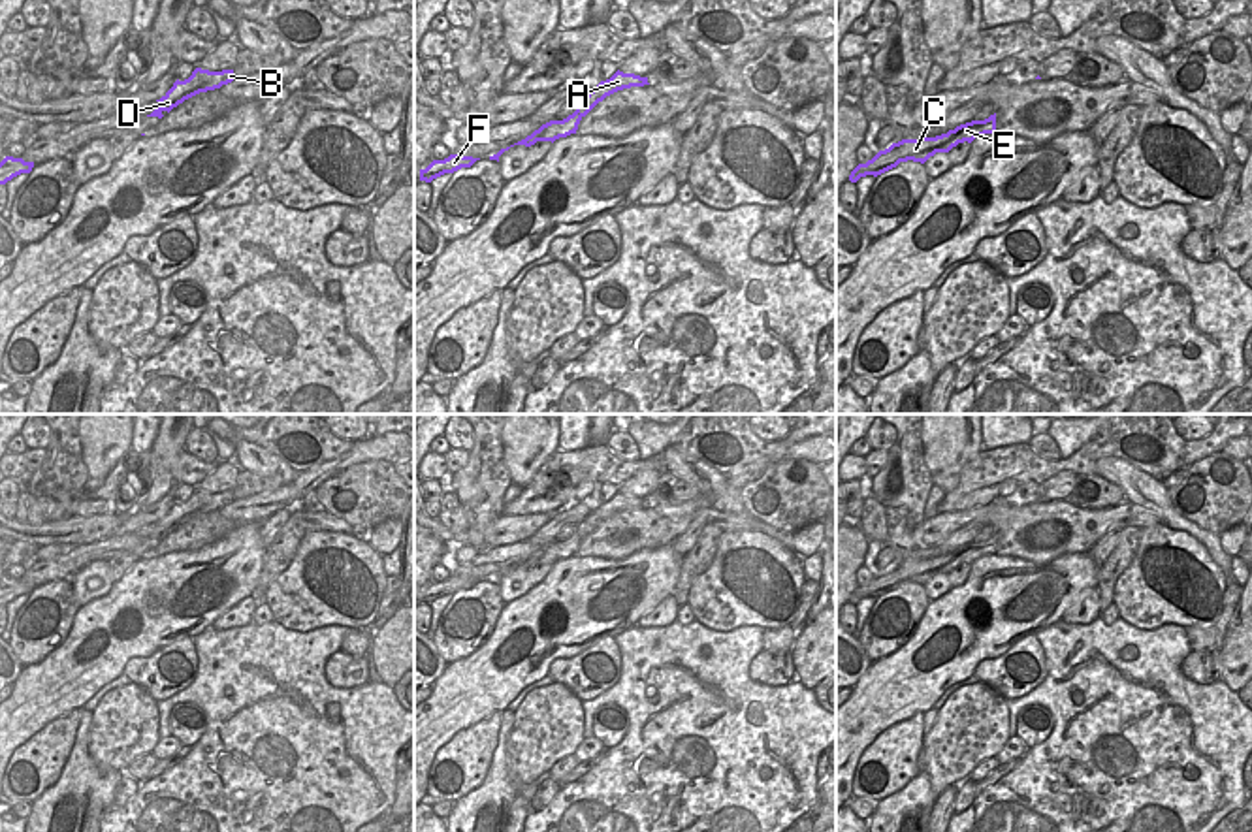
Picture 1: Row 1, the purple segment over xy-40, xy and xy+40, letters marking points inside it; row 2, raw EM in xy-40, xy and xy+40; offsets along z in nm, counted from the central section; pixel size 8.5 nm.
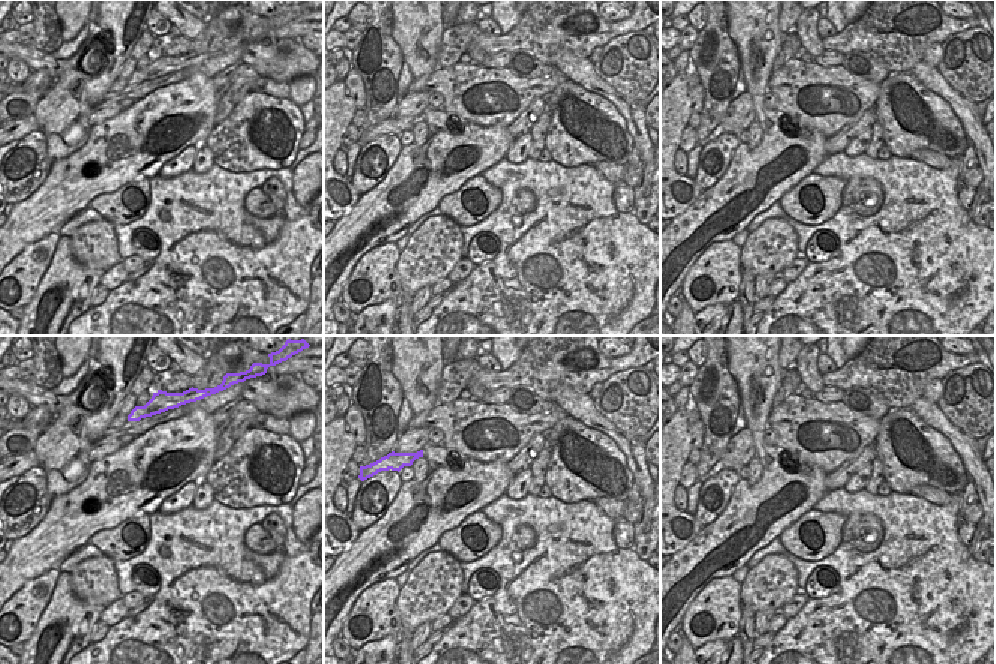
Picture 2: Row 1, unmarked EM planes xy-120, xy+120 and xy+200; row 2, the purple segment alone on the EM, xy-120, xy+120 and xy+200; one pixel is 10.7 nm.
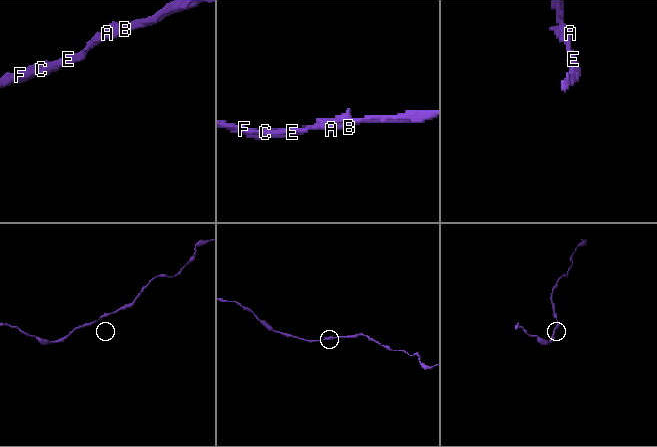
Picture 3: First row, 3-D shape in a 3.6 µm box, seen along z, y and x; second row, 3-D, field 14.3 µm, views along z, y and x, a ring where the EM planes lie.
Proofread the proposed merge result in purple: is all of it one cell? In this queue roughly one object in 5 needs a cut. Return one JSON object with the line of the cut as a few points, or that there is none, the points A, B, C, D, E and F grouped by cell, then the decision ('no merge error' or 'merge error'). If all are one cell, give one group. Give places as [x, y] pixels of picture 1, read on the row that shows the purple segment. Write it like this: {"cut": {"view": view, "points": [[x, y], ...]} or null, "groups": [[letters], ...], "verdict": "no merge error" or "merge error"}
{"cut": null, "groups": [["A", "B", "C", "D", "E", "F"]], "verdict": "no merge error"}

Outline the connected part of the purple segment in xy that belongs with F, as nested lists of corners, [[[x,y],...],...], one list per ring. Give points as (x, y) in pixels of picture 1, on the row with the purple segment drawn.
[[[450,154],[444,160],[433,160],[425,169],[420,169],[420,181],[431,183],[433,179],[444,173],[454,173],[461,168],[471,168],[476,160],[480,158],[457,156],[457,154]]]

